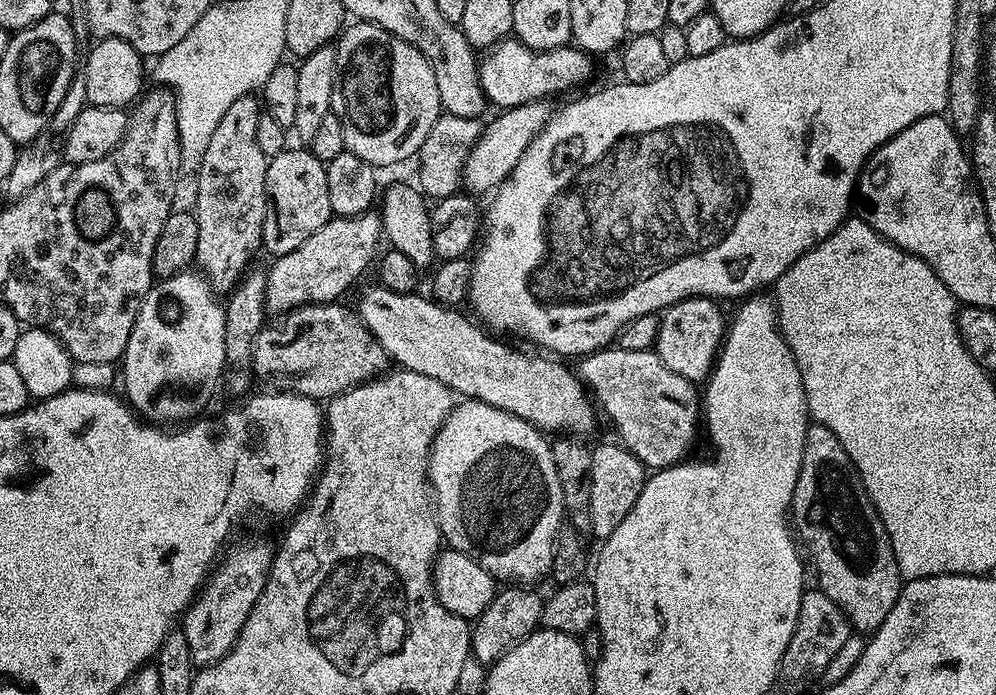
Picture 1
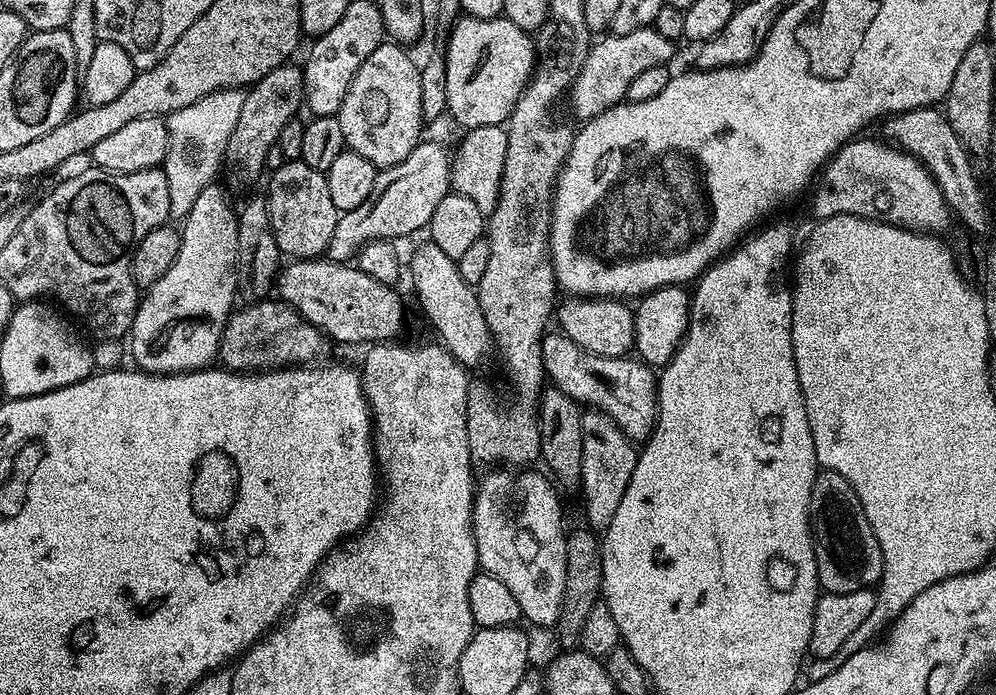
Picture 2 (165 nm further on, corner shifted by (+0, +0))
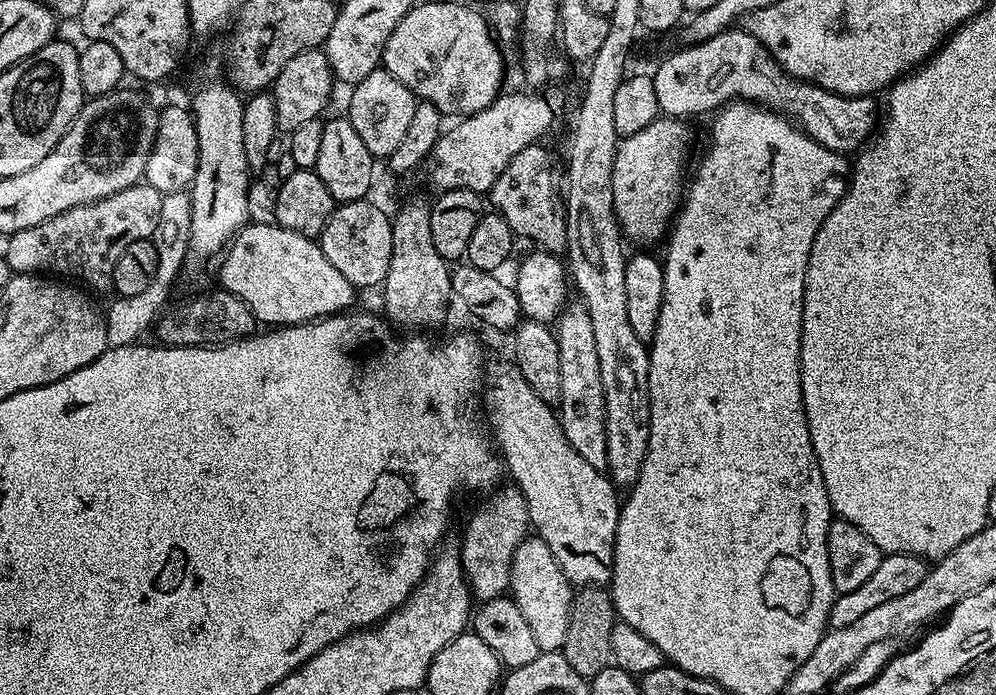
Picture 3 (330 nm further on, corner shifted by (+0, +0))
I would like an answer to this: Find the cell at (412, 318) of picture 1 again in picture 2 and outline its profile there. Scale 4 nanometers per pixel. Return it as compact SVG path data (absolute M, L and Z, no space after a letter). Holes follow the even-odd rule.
M331 258L292 260L285 263L278 272L279 299L320 329L329 341L337 340L340 344L356 344L359 340L388 342L399 337L396 335L404 324L404 304L400 301L399 294L392 291L396 291L393 285L378 282L378 278L370 278L370 274L366 274L351 263L337 262Z

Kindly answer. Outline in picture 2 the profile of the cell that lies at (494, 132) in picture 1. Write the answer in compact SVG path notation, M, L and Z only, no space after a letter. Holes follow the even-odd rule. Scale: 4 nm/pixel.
M654 27L642 30L630 30L630 34L604 34L600 40L591 45L586 58L581 62L566 100L572 103L572 112L577 121L591 120L593 116L602 114L607 108L621 103L628 95L630 82L645 70L654 66L665 66L668 59L676 52L677 45L670 38L662 38Z

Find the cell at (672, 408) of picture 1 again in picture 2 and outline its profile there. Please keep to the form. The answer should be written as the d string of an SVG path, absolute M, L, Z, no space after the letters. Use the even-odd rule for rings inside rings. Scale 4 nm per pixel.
M548 330L541 338L541 354L546 377L562 394L574 398L576 403L589 409L604 412L628 435L633 442L647 440L656 425L656 381L657 373L639 358L606 358L598 354L590 354L578 346L570 337L559 330Z

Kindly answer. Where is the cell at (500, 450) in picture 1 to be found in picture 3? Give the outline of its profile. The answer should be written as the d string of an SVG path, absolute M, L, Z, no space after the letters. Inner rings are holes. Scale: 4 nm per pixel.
M535 534L524 539L512 559L510 599L522 610L522 618L526 618L530 634L534 634L534 642L538 642L541 652L561 651L573 595L573 585L569 584L566 574L562 574L562 566L558 566L554 554L550 554L550 546Z

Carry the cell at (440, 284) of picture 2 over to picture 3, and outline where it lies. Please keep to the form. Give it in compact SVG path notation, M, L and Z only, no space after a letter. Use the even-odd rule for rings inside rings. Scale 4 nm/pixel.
M500 360L489 368L487 365L486 383L482 388L482 408L483 411L484 408L488 411L486 424L502 457L503 467L507 475L509 472L516 479L513 480L515 487L520 488L522 498L526 498L531 531L542 542L546 542L546 546L550 546L550 554L554 554L558 566L562 566L562 574L566 574L569 584L607 585L612 579L614 538L618 530L621 497L616 497L617 489L607 475L601 469L590 466L590 462L586 462L586 458L582 458L582 454L578 454L578 450L570 446L560 425L557 409L542 402L542 398L538 398L538 394L530 390L530 382L522 378L522 370L516 363L505 360Z

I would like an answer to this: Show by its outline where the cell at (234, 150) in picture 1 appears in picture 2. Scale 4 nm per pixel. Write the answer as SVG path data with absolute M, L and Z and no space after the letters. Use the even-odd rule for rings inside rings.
M285 62L279 68L270 70L257 82L251 85L244 93L242 111L238 114L238 122L234 125L234 132L228 139L226 151L226 168L228 176L236 184L248 184L260 176L264 168L264 159L268 151L273 151L274 145L279 141L282 126L293 119L296 107L301 107L304 95L304 74L292 62Z

